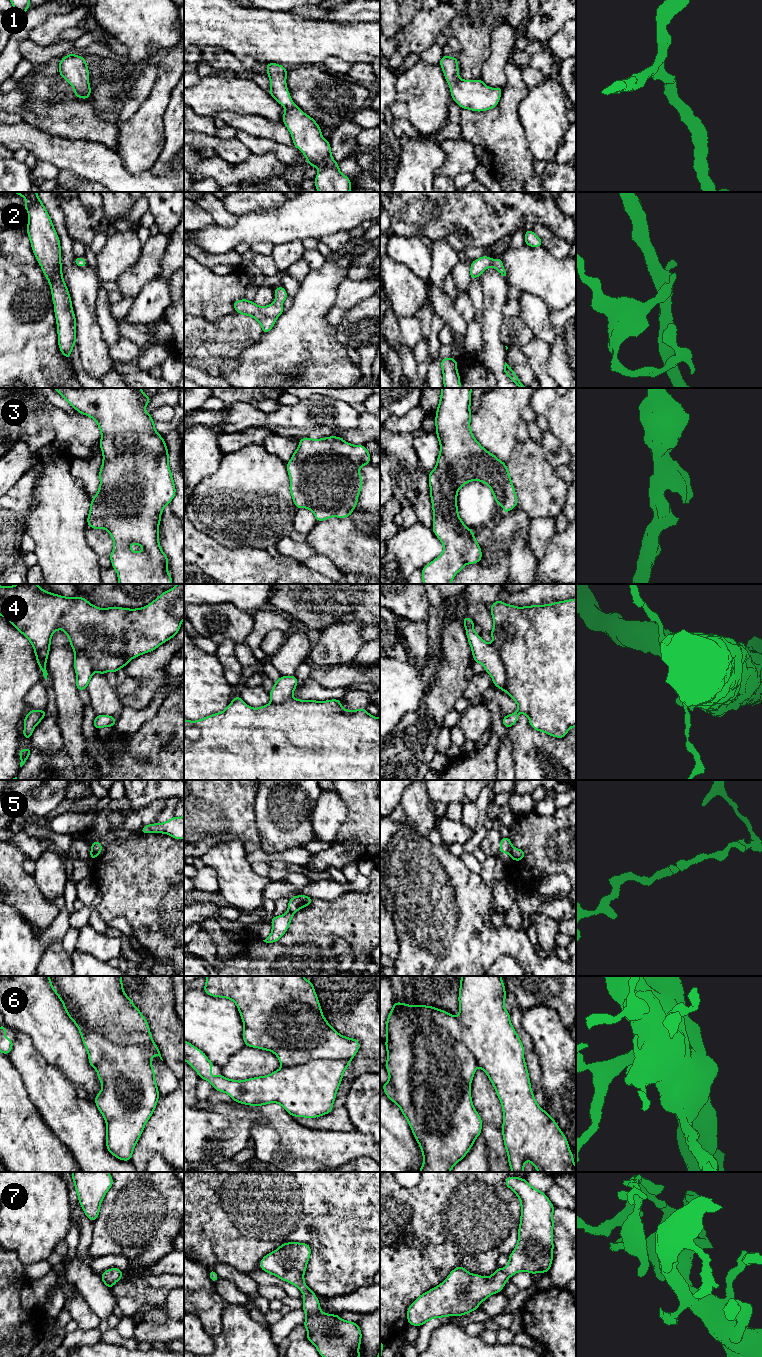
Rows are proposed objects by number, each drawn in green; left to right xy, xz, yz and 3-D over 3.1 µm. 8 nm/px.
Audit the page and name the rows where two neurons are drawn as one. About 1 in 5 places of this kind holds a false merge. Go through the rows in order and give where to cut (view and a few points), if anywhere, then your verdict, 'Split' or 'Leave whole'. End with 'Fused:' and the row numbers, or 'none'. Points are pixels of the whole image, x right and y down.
1: No split. Leave whole
2: No split. Leave whole
3: No split. Leave whole
4: No split. Leave whole
5: Split along yz (513, 847), (509, 853). Split
6: No split. Leave whole
7: No split. Leave whole
Fused: 5

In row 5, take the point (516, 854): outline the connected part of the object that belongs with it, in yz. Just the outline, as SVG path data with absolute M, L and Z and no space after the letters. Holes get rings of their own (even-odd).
M513 848L510 855L513 861L521 861L525 857L525 851L518 848Z

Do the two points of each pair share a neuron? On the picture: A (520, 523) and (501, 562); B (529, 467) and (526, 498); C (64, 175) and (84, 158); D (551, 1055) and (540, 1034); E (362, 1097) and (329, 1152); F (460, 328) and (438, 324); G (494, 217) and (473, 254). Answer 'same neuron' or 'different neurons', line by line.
A: same neuron
B: same neuron
C: different neurons
D: same neuron
E: different neurons
F: different neurons
G: different neurons

